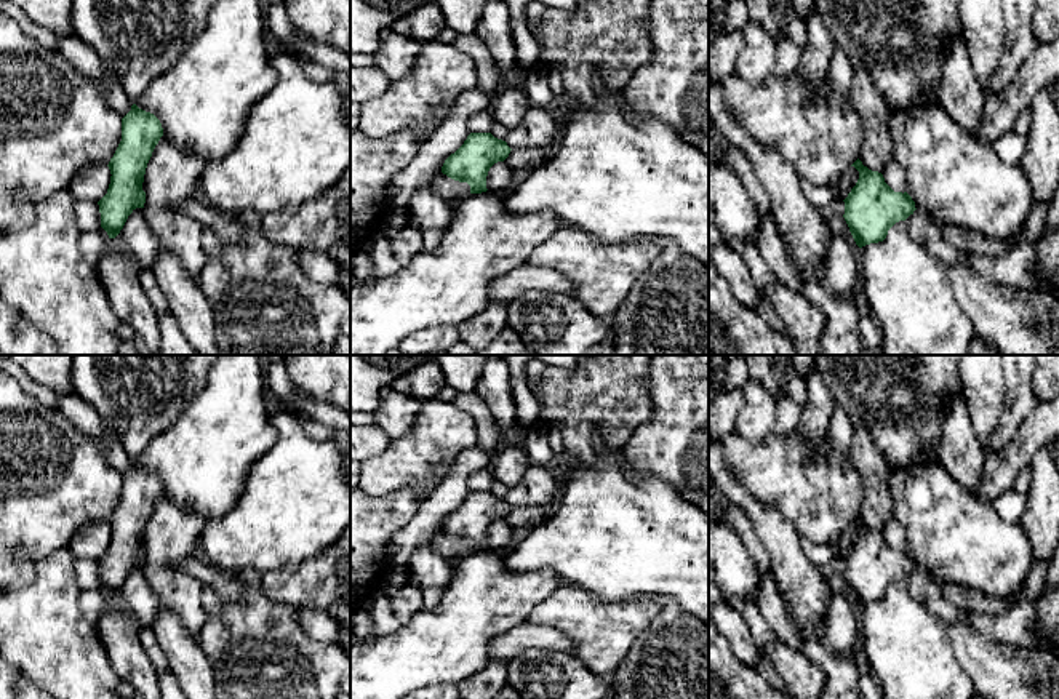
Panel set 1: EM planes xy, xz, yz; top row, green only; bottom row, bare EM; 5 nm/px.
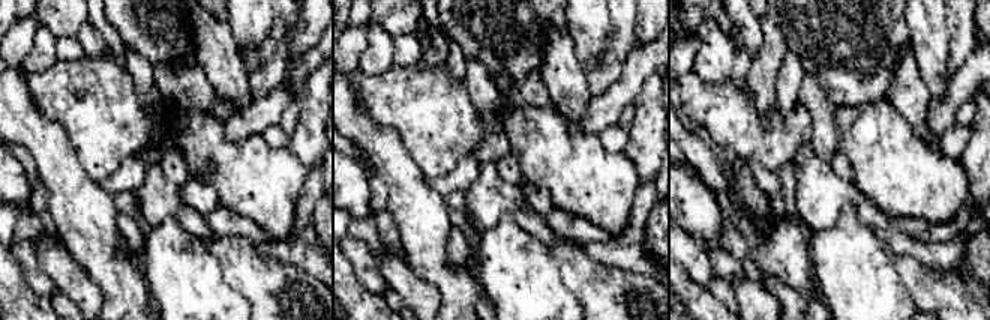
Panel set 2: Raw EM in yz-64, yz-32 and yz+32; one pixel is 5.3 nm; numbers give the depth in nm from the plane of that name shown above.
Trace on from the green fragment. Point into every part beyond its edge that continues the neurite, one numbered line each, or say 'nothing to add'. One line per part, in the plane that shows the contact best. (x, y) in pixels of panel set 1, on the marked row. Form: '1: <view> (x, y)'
1: yz (1016, 267)

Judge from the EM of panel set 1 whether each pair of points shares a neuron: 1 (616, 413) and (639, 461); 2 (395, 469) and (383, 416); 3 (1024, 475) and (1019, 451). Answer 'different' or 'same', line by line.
1: different
2: different
3: different

